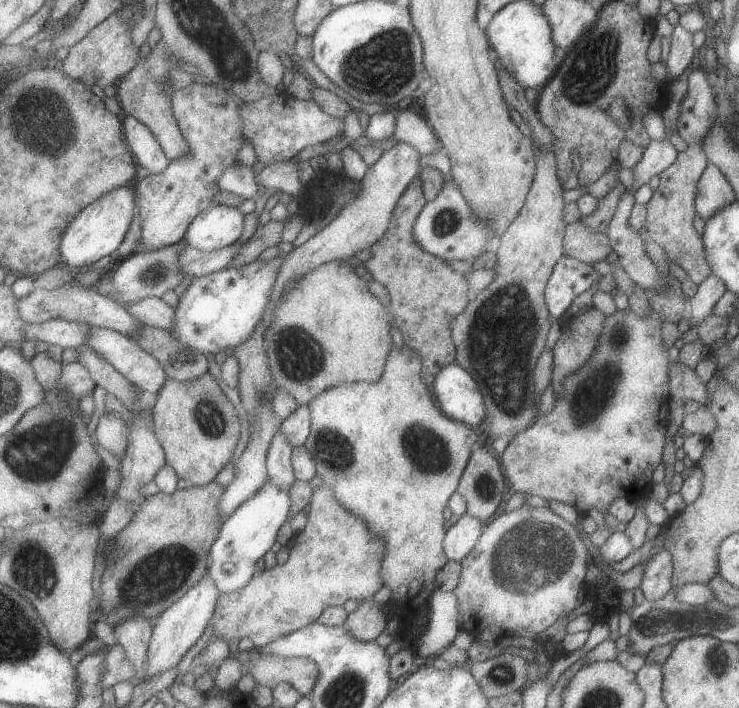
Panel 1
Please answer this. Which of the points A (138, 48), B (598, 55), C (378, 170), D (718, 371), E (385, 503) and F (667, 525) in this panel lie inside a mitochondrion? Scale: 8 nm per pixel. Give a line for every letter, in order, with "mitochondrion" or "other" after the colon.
A: other
B: mitochondrion
C: other
D: other
E: other
F: other

